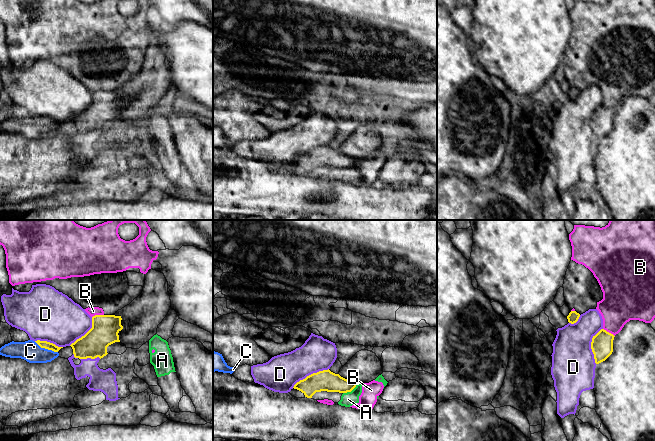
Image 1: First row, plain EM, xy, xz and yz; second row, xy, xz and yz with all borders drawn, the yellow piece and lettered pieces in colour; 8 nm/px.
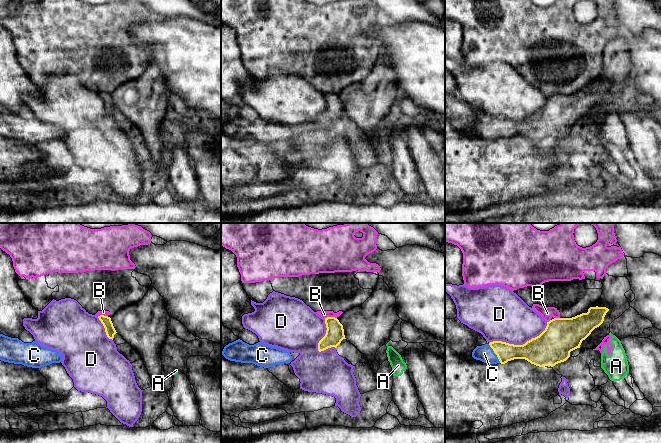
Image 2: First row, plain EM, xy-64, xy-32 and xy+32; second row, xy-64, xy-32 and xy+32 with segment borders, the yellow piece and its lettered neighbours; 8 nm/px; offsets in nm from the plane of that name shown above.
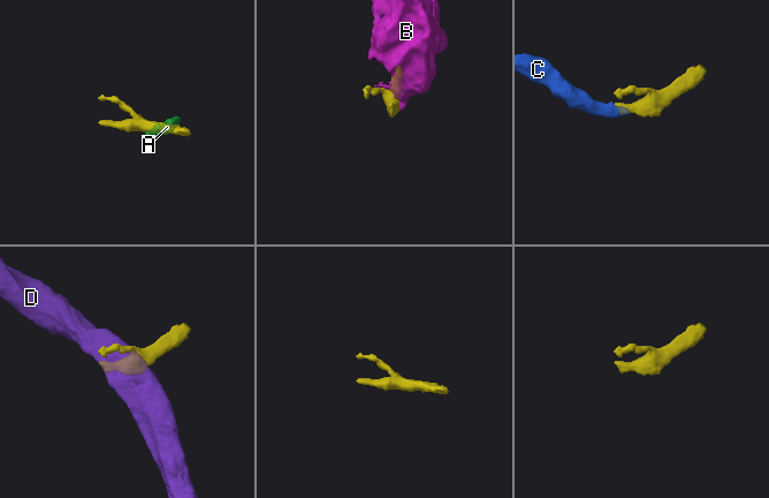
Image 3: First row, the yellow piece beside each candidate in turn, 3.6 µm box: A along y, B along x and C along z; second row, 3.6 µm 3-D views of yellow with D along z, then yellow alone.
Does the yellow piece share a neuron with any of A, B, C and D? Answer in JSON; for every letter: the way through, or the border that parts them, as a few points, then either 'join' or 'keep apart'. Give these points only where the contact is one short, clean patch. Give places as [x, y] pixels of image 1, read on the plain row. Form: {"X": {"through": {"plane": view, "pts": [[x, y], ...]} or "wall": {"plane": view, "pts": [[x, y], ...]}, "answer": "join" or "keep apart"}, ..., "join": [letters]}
{"A": {"wall": {"plane": "xz", "pts": [[357, 160], [350, 167], [343, 169]]}, "answer": "keep apart"}, "B": {"answer": "keep apart"}, "C": {"through": {"plane": "xy", "pts": [[43, 120], [46, 124], [30, 127]]}, "answer": "join"}, "D": {"answer": "keep apart"}, "join": ["C"]}

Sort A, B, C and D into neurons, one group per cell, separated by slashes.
A B / C / D

